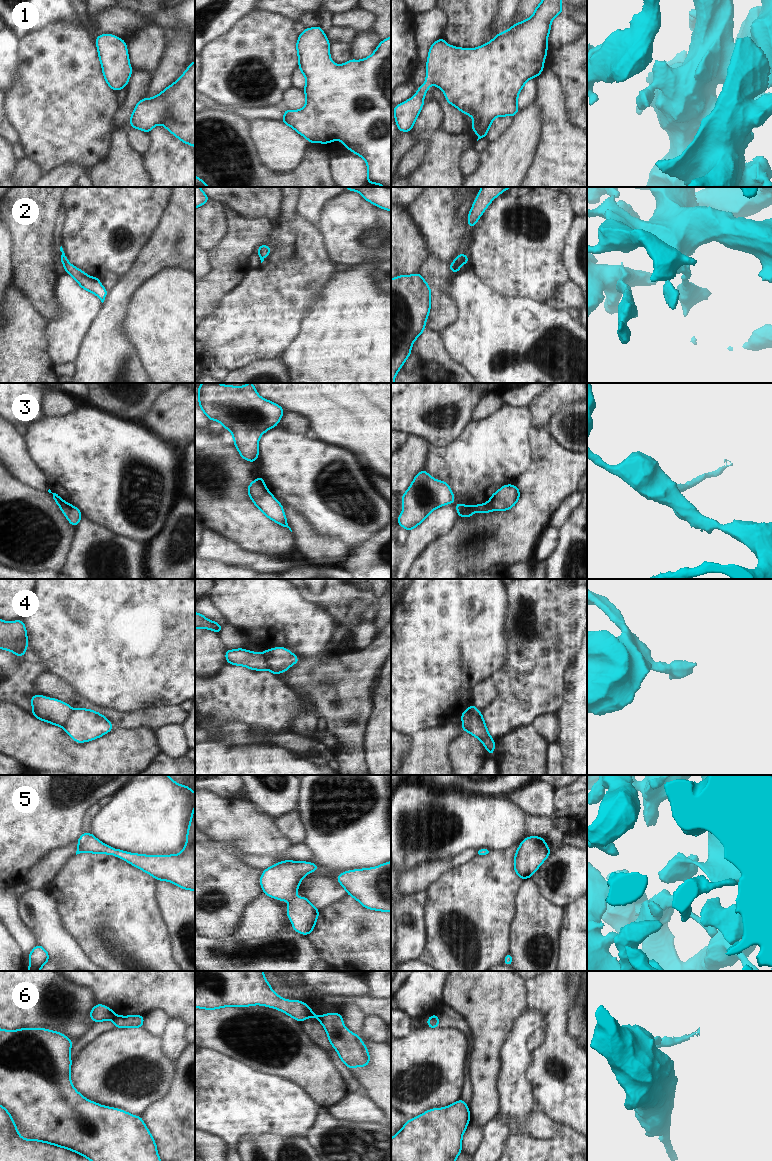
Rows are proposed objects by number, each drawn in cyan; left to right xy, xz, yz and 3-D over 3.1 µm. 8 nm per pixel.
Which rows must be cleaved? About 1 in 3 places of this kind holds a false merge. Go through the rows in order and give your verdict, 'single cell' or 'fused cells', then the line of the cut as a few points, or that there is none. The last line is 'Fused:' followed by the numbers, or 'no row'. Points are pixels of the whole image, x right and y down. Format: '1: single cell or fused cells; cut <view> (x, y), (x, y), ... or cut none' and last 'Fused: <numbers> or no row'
1: single cell; cut none
2: single cell; cut none
3: fused cells; cut yz (487, 502), (494, 509)
4: fused cells; cut xy (73, 709), (63, 727)
5: single cell; cut none
6: fused cells; cut xy (116, 1015), (112, 1019)
Fused: 3, 4, 6

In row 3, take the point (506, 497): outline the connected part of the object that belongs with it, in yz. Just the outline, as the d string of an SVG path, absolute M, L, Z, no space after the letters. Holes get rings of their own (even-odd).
M512 484L502 486L493 493L488 501L490 506L497 511L506 511L514 507L520 498L519 488Z

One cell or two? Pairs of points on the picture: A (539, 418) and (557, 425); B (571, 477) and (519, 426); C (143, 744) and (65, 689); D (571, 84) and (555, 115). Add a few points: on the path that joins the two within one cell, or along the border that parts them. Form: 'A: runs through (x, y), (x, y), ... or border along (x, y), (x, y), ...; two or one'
A: border along (565, 405), (552, 416), (545, 427); two
B: border along (532, 426), (528, 432), (530, 457); two
C: border along (143, 727), (135, 729), (114, 728); two
D: border along (557, 76), (561, 85), (564, 107), (570, 121); two

